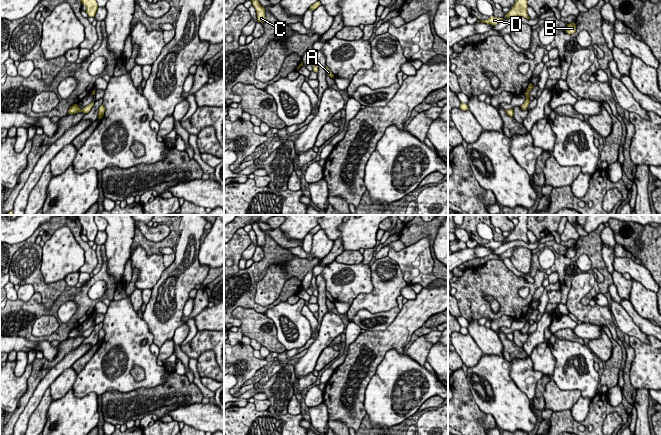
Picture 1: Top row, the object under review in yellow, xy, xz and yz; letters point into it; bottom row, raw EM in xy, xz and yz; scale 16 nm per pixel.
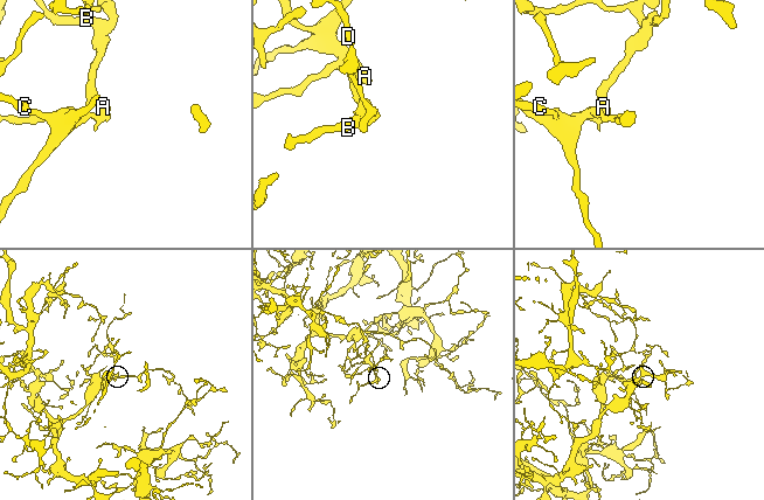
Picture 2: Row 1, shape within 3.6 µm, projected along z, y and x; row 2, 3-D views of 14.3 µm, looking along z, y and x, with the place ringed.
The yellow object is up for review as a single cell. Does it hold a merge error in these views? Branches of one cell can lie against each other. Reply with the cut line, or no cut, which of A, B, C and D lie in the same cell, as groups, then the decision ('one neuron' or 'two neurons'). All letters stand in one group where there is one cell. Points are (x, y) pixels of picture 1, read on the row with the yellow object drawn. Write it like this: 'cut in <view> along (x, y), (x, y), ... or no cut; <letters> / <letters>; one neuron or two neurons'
no cut; A B C D; one neuron

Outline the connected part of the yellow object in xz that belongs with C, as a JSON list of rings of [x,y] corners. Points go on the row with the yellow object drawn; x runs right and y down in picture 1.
[[[251,0],[251,1],[257,13],[257,21],[263,23],[265,21],[264,7],[259,3],[258,0]]]

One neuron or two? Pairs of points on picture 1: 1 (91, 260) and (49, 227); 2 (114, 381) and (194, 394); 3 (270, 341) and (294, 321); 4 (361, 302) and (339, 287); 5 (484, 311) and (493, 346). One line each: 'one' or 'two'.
1: one
2: two
3: two
4: two
5: two

